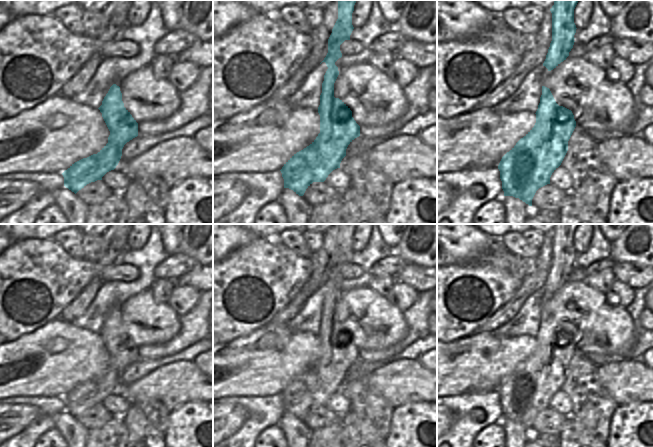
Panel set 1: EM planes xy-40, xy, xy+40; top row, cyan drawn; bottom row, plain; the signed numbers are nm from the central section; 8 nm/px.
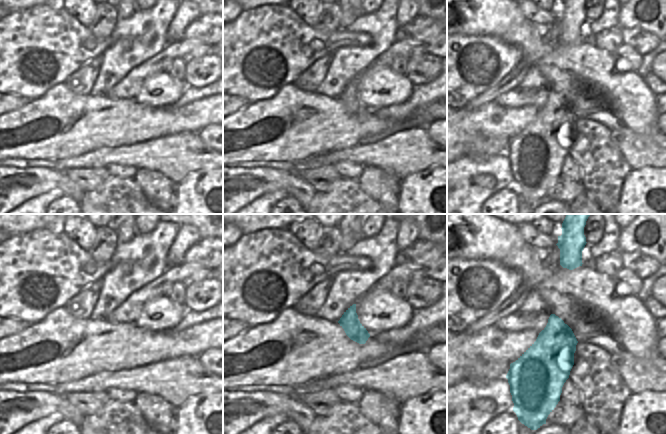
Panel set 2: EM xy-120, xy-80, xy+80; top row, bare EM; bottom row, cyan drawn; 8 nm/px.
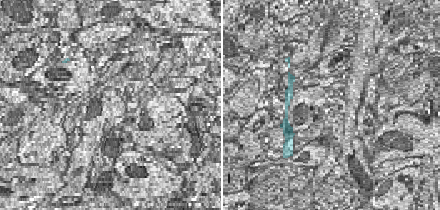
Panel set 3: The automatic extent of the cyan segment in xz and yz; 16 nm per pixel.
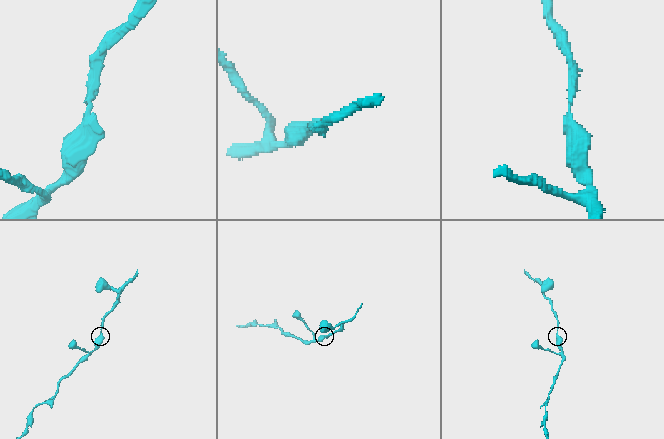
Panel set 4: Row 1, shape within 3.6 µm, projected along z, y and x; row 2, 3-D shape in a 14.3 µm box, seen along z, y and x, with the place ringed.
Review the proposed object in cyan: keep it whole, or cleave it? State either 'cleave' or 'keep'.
keep

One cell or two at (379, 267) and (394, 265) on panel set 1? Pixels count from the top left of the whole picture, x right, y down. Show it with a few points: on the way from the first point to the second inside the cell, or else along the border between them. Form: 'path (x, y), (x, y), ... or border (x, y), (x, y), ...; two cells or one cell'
path (383, 267), (390, 267); one cell

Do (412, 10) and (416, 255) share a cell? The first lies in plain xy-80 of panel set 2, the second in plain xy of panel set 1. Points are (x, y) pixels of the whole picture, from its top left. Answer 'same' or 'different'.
different

